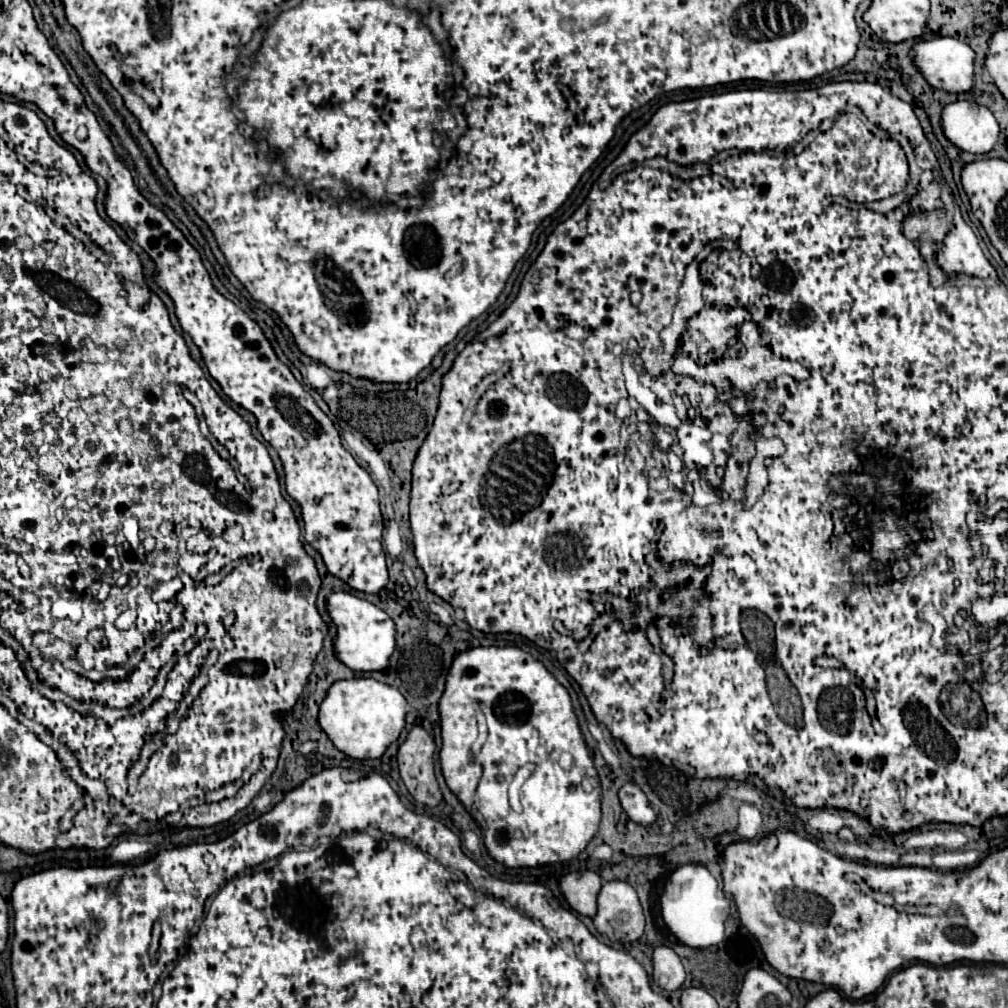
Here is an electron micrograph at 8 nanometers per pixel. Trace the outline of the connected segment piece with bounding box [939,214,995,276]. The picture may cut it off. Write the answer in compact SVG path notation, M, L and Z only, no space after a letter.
M957 214L955 226L951 228L951 234L945 238L945 246L939 252L939 266L947 272L957 274L983 274L983 272L995 272L991 262L985 258L979 240L971 226L965 224L961 214Z

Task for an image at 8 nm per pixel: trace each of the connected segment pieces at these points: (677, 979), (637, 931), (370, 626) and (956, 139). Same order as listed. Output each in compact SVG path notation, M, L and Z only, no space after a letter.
M659 946L653 952L653 980L667 992L679 990L685 982L685 968L681 958L667 946Z
M619 880L605 882L599 892L599 912L593 922L613 942L639 940L645 930L645 916L633 886Z
M333 592L327 602L329 616L337 626L335 650L339 660L355 672L379 672L389 666L391 654L395 650L395 622L375 604L357 598L349 592Z
M953 102L943 108L945 136L965 152L987 154L999 140L999 124L989 108L975 102Z

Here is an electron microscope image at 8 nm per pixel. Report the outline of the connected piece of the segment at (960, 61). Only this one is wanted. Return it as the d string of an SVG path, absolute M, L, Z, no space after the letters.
M939 36L939 38L931 38L931 40L915 44L913 50L915 50L917 68L923 72L925 80L933 88L939 88L939 90L945 90L945 92L951 92L951 94L969 92L973 88L975 52L969 48L969 44L965 44L965 42L957 40L957 38Z

